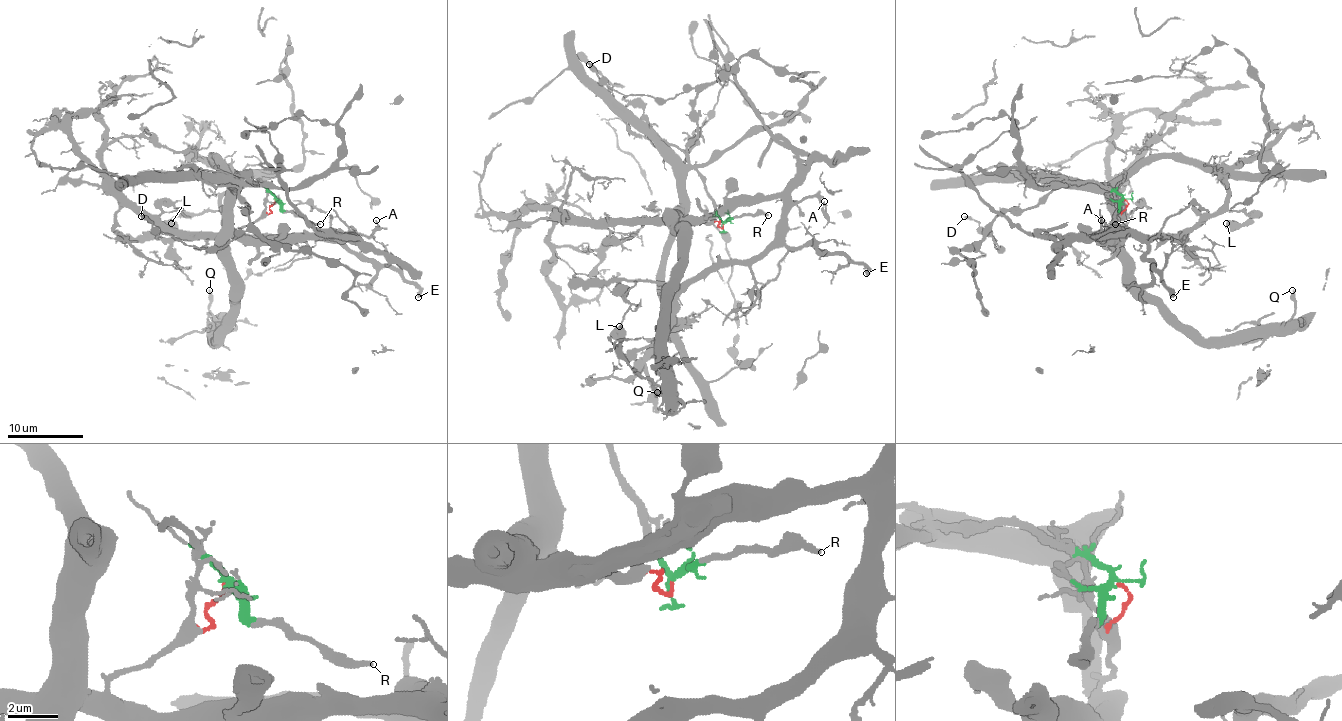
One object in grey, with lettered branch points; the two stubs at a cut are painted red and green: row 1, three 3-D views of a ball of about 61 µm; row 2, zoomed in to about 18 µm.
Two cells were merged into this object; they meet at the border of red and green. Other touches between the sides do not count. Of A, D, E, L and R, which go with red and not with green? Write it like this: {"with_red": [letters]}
{"with_red": ["A", "E", "L"]}

